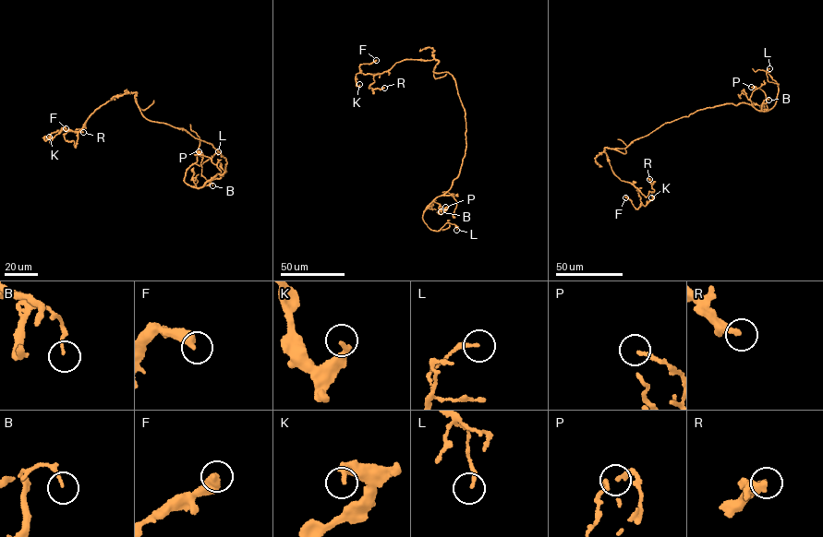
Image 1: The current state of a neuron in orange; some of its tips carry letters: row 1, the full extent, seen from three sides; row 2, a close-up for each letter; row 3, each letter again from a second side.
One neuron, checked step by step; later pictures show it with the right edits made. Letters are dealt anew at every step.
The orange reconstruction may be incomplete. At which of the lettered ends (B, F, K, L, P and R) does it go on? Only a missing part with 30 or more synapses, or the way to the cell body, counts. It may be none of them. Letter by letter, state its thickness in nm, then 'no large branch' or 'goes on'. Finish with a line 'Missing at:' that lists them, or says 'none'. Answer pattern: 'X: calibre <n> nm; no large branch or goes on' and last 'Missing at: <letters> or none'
B: calibre 100 nm; no large branch
F: calibre 460 nm; no large branch
K: calibre 280 nm; no large branch
L: calibre 120 nm; no large branch
P: calibre 150 nm; no large branch
R: calibre 340 nm; no large branch
Missing at: none

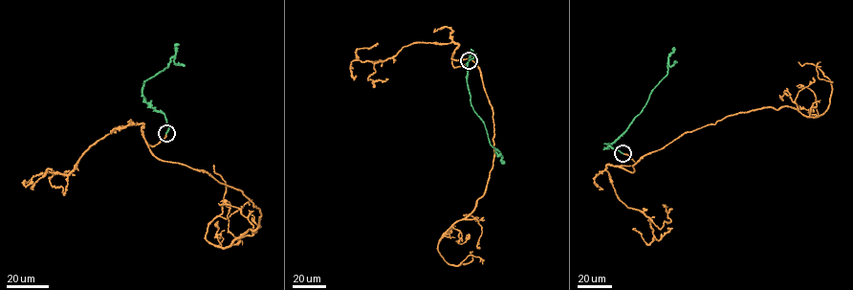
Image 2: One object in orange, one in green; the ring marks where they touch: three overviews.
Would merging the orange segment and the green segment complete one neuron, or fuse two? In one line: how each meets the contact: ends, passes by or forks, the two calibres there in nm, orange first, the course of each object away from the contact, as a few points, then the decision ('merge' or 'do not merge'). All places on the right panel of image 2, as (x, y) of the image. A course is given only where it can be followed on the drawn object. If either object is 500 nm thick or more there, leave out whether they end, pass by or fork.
orange ends; green ends; calibres 240 and 280 nm; course orange (623, 153), (633, 172), (644, 155), (727, 116), (784, 106), (816, 118), (830, 79), (798, 61); course green (623, 153), (607, 145), (626, 129), (667, 75), (668, 56), (674, 47); merge

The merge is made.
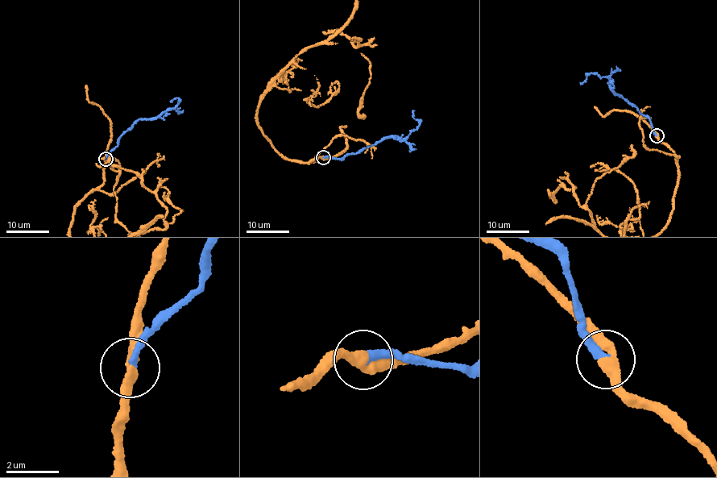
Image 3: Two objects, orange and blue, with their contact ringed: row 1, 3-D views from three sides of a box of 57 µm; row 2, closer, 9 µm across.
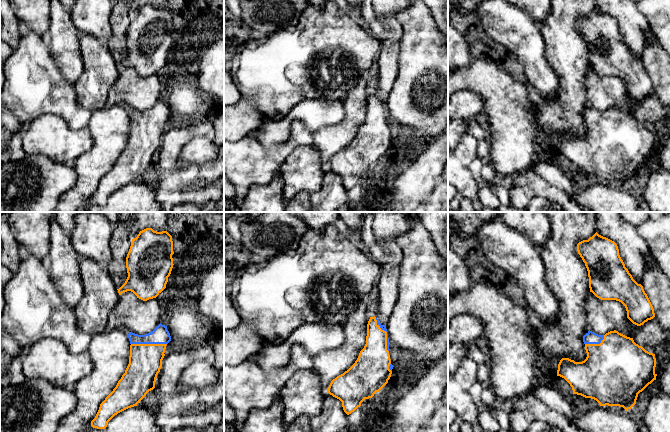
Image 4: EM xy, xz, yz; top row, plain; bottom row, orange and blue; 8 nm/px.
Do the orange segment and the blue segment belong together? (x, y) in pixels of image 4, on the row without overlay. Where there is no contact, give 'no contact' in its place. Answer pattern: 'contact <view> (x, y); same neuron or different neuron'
contact xy (149, 120); same neuron

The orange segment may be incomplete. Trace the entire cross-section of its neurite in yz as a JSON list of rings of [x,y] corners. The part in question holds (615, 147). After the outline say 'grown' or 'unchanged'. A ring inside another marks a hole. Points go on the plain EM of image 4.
[[[588,107],[583,112],[587,133],[582,138],[562,134],[558,140],[557,152],[564,154],[572,163],[573,170],[596,176],[600,182],[619,182],[625,187],[635,180],[638,170],[656,156],[655,130],[636,120],[633,114],[618,107],[598,111]]] | grown

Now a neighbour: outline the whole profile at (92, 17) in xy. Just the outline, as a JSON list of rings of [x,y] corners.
[[[74,0],[70,11],[80,34],[90,34],[106,44],[112,34],[110,15],[117,0]]]

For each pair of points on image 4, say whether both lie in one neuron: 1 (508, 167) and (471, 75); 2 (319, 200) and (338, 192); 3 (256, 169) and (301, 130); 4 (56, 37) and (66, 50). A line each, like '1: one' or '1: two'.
1: one
2: one
3: one
4: one

